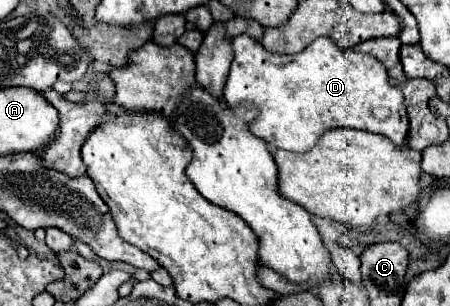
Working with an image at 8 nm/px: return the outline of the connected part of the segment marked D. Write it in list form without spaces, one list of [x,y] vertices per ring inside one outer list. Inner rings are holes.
[[[247,33],[233,39],[233,49],[235,59],[223,87],[223,97],[231,107],[241,101],[257,107],[259,117],[251,123],[251,131],[271,147],[303,153],[325,131],[337,127],[381,133],[395,145],[405,145],[407,111],[403,93],[389,85],[387,69],[373,55],[343,49],[329,37],[315,39],[297,55],[279,55],[265,51]]]

